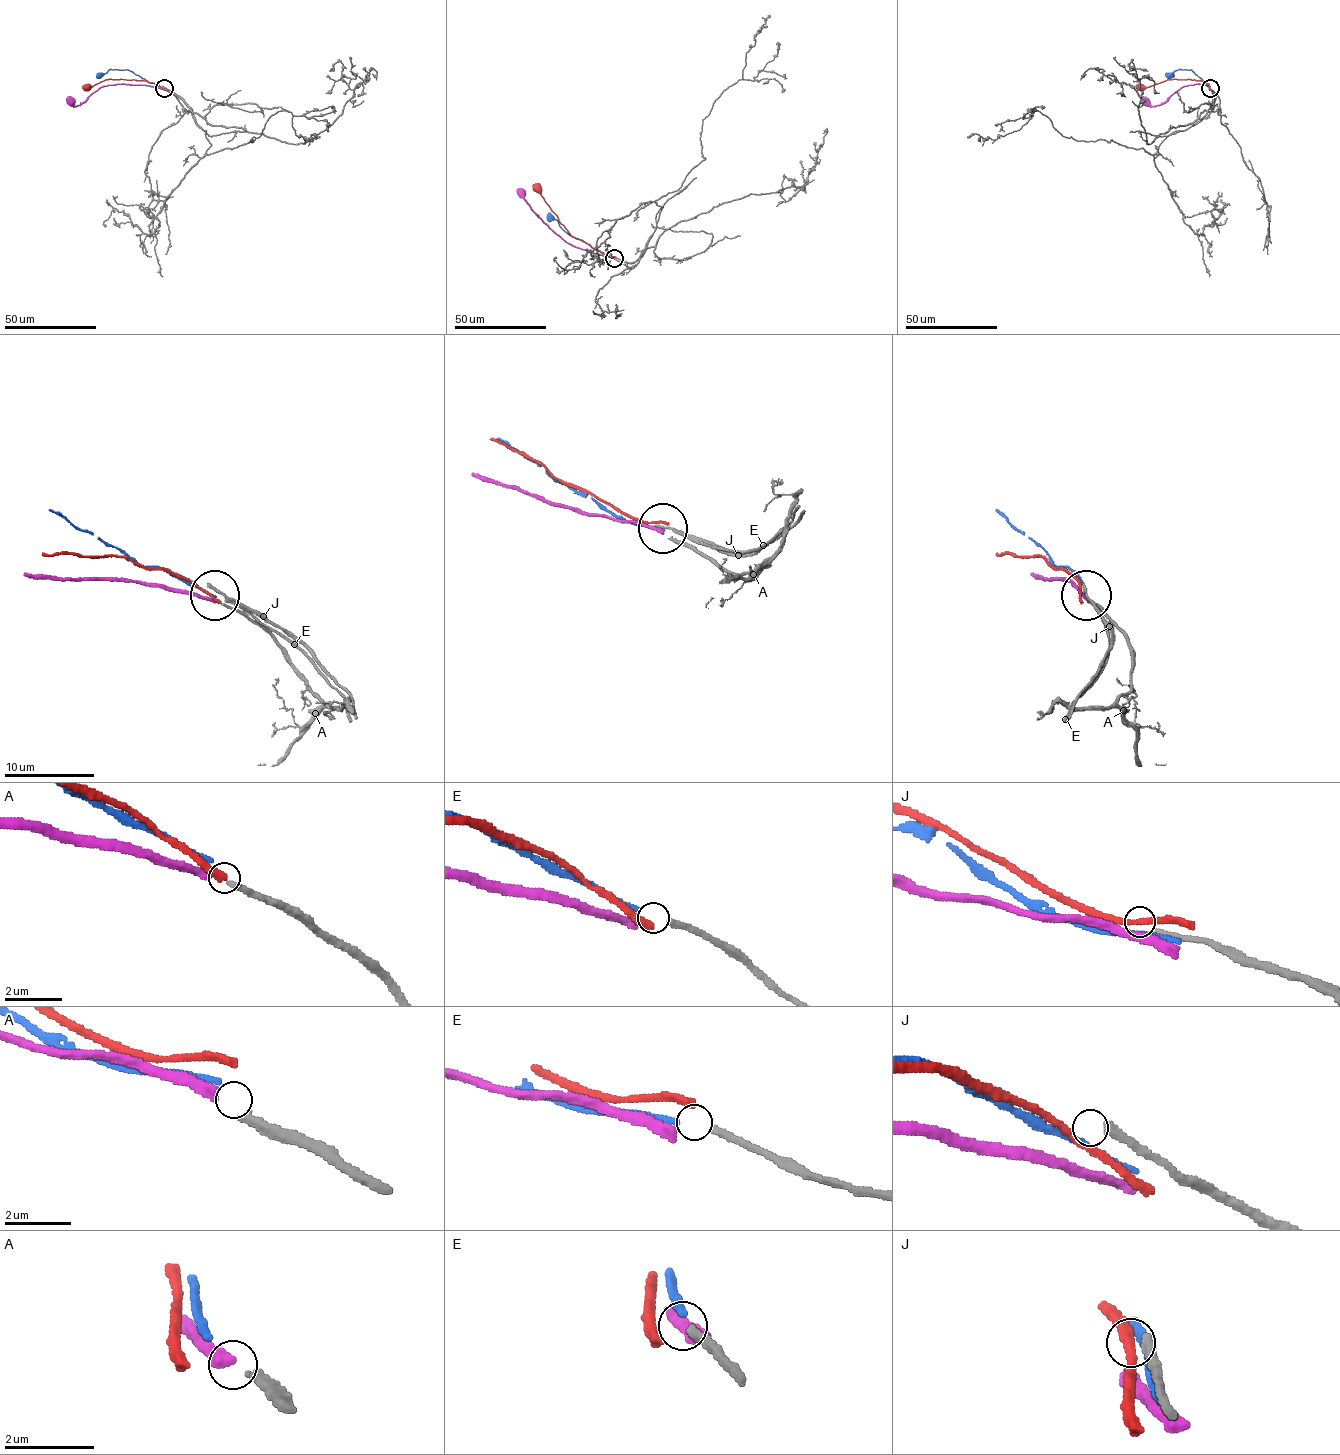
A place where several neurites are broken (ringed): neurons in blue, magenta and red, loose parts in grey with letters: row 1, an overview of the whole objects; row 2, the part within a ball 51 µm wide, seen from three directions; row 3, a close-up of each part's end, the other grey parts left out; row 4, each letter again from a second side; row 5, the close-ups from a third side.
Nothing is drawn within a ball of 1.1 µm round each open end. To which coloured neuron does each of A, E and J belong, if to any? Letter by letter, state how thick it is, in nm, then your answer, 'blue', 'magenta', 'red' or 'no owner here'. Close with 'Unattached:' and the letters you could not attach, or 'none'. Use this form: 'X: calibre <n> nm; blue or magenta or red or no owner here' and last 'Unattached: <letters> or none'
A: calibre 240 nm; magenta
E: calibre 200 nm; blue
J: calibre 240 nm; no owner here
Unattached: J

